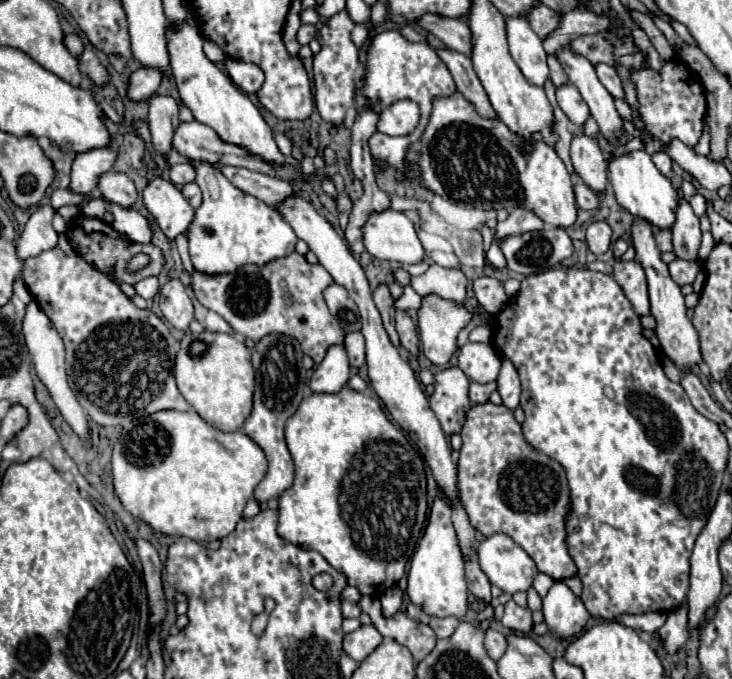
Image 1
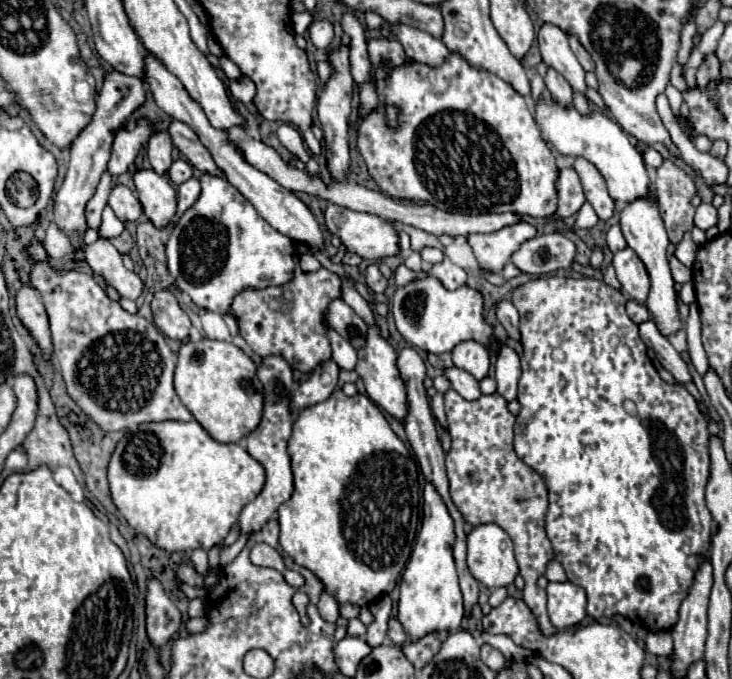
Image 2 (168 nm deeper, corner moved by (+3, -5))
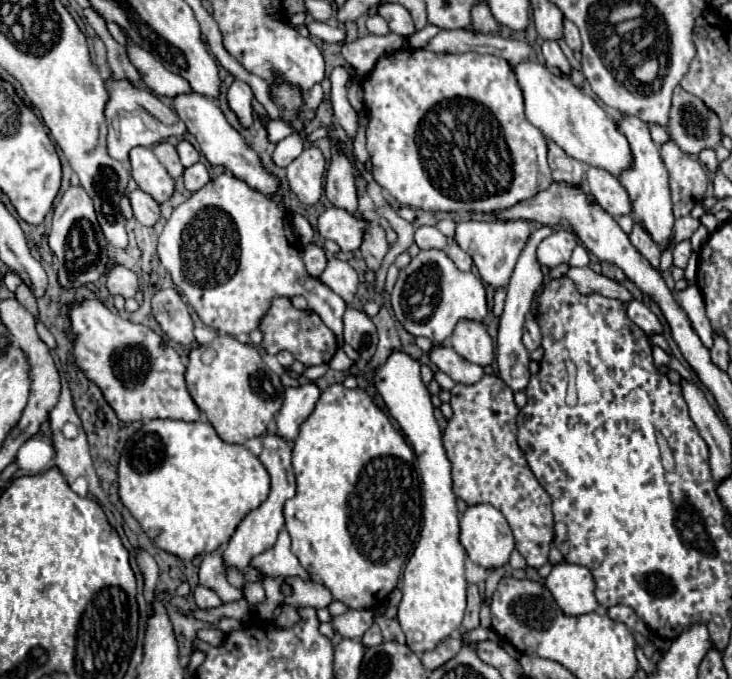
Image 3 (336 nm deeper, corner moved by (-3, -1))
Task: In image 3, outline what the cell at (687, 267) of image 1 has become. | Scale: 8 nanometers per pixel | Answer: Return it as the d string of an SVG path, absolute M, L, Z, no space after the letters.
M685 239L685 241L677 243L677 245L673 247L673 265L675 265L675 267L681 267L681 269L685 269L691 253L693 253L693 249L691 249L691 241L689 241L689 239Z

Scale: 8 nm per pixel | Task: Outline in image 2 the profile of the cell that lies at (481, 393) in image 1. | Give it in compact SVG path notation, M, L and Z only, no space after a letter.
M451 367L451 369L445 369L445 375L447 379L451 381L453 389L467 401L475 401L477 397L481 397L481 389L479 389L479 383L473 375L465 373L463 369L459 367Z

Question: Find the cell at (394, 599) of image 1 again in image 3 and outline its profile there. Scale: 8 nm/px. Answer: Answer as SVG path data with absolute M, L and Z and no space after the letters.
M373 625L373 627L361 637L363 647L375 647L375 645L379 645L381 641L383 641L383 637L381 637L381 631L379 631L377 625Z

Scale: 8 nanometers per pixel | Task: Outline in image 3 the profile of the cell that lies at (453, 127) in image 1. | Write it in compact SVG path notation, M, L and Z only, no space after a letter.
M401 49L387 57L381 57L373 67L371 75L367 75L361 83L363 89L363 105L365 111L369 109L369 123L367 123L367 151L371 155L371 175L373 179L387 189L387 193L405 207L417 207L423 211L435 213L463 213L463 211L503 211L519 201L533 197L535 193L547 189L551 185L551 169L547 165L547 141L543 133L525 119L523 111L523 93L515 81L513 67L495 55L481 55L481 53L433 53L427 49Z

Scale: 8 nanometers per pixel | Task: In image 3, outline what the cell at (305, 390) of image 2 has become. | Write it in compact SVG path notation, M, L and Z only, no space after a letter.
M303 385L285 391L285 401L275 421L275 435L285 441L293 441L299 433L299 425L313 413L319 399L319 389L315 385Z

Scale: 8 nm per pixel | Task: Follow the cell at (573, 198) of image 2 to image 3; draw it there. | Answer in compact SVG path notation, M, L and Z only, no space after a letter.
M551 139L547 141L547 161L553 171L553 181L565 181L565 183L575 183L575 185L583 181L583 165L577 159L569 157Z

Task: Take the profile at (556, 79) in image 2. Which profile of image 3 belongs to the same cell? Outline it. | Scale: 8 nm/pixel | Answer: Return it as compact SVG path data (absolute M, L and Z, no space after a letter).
M543 41L541 51L545 57L545 65L547 65L547 69L551 69L551 73L561 75L561 77L571 75L571 65L569 65L569 61L567 61L567 57L561 51L557 41Z

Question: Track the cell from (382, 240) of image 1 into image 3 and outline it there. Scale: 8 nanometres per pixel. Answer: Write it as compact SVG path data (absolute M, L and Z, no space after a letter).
M329 207L317 219L317 231L323 239L335 241L341 251L355 251L363 241L365 221L361 217L349 215L345 209Z

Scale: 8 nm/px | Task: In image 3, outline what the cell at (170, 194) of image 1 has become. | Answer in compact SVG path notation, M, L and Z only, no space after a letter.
M135 147L129 153L131 175L135 183L149 193L157 203L163 203L171 197L175 181L169 177L165 167L159 163L151 147Z

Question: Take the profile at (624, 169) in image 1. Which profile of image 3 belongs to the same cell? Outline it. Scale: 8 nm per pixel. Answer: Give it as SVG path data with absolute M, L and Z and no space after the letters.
M537 59L521 61L513 67L515 79L523 91L525 101L525 117L549 139L553 139L567 155L573 159L587 163L591 167L601 167L613 175L619 175L631 163L631 147L627 139L617 131L613 119L585 95L579 87L571 83L567 77L553 75L543 63Z

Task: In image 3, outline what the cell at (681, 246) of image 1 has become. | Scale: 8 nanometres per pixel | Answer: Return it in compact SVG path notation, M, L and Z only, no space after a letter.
M673 141L661 145L661 157L669 171L669 185L673 195L673 215L685 217L695 207L695 197L691 191L707 189L707 173L699 161L683 153Z

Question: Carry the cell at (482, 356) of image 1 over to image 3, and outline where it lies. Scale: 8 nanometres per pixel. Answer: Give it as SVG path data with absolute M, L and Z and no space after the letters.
M459 321L449 337L449 343L463 359L471 363L485 367L493 361L493 341L479 321Z

